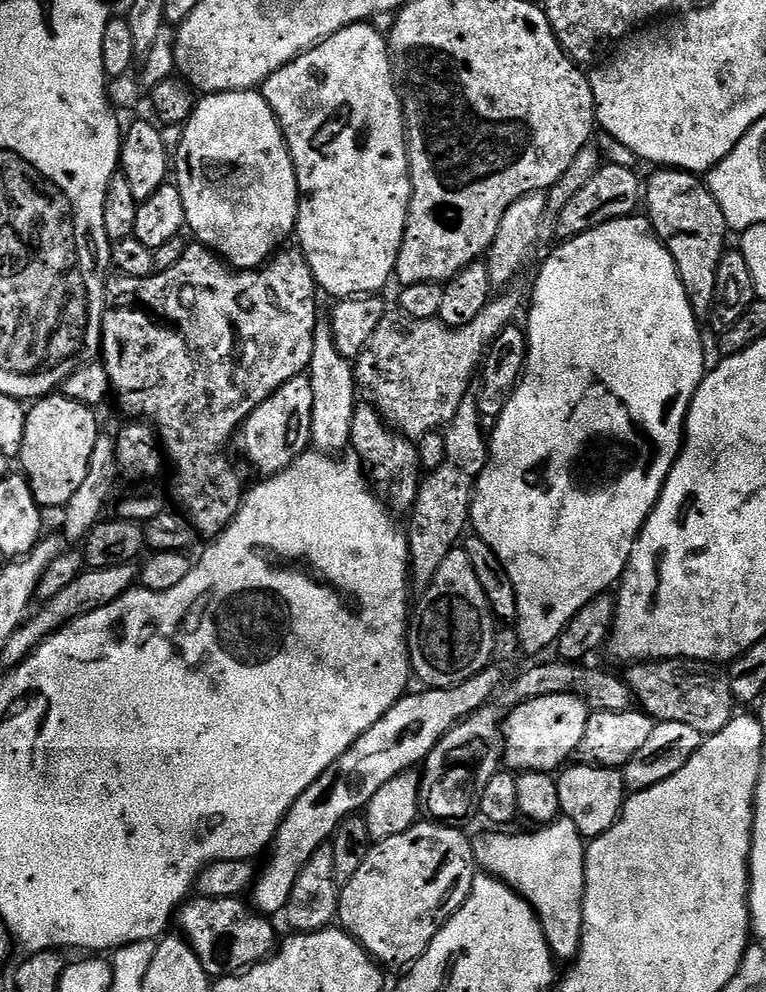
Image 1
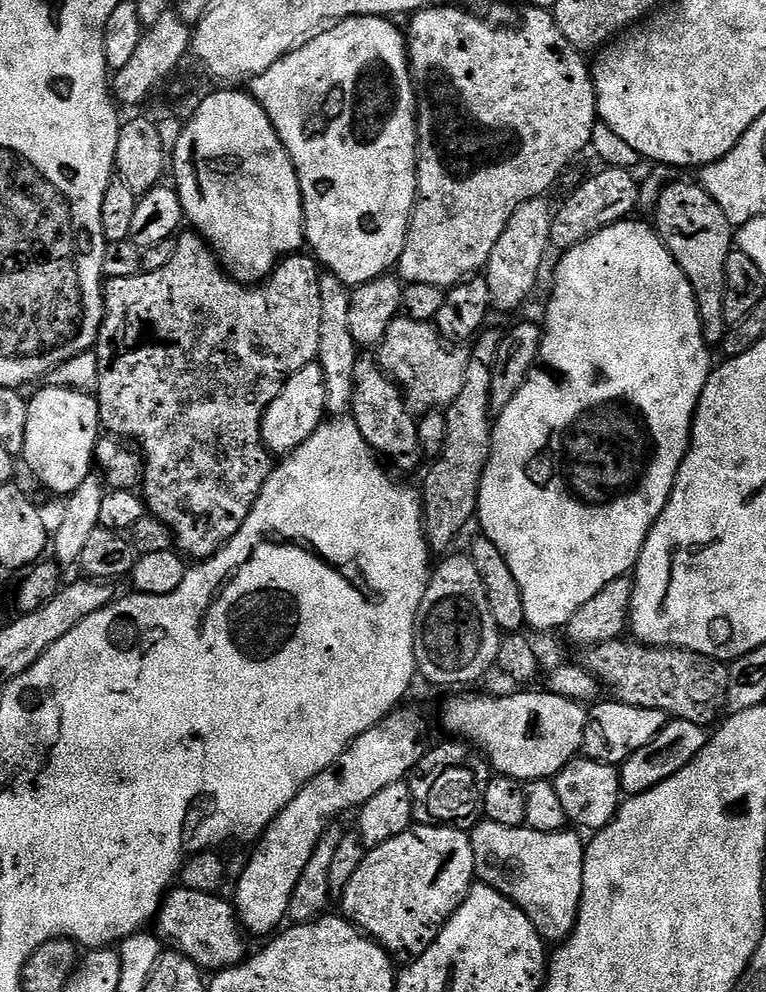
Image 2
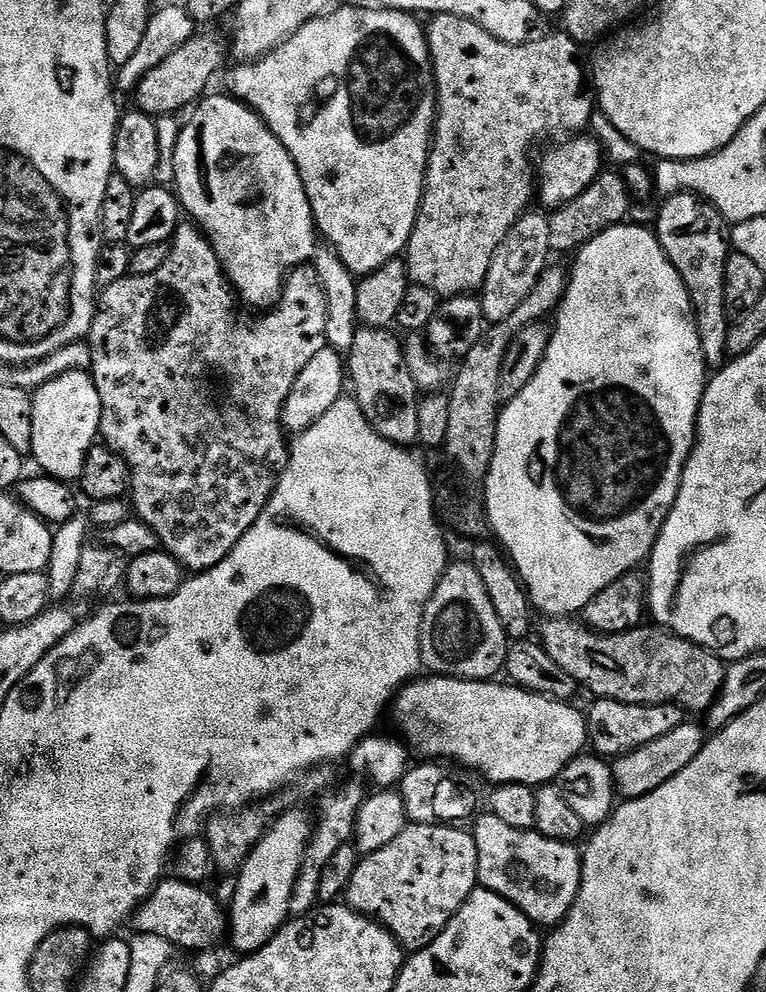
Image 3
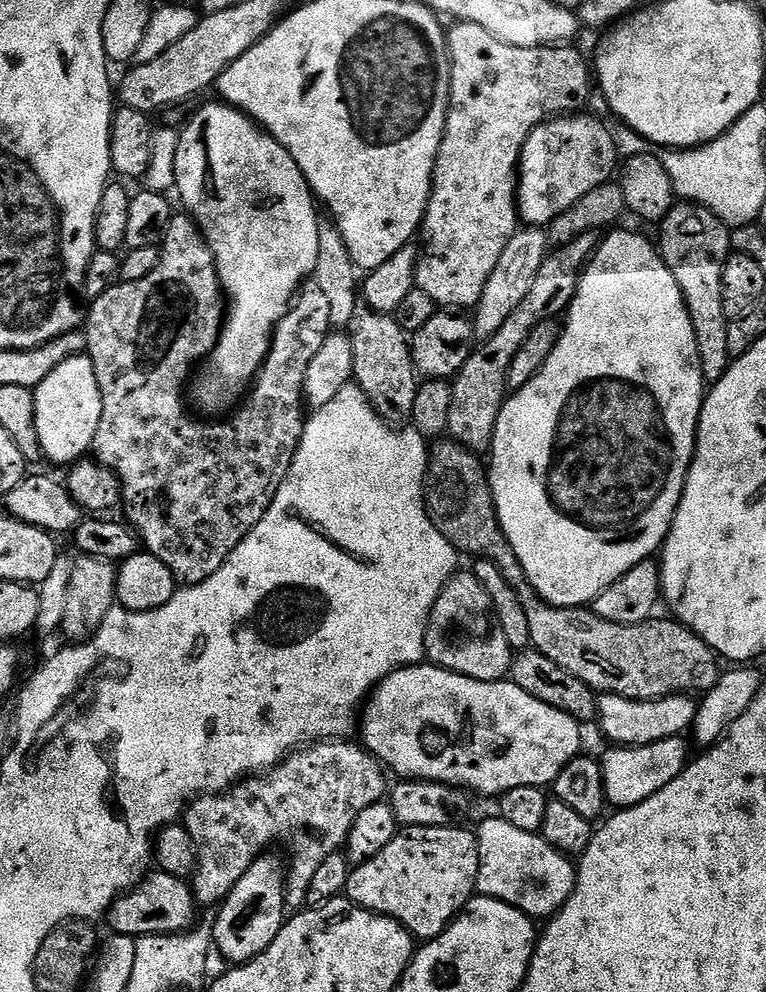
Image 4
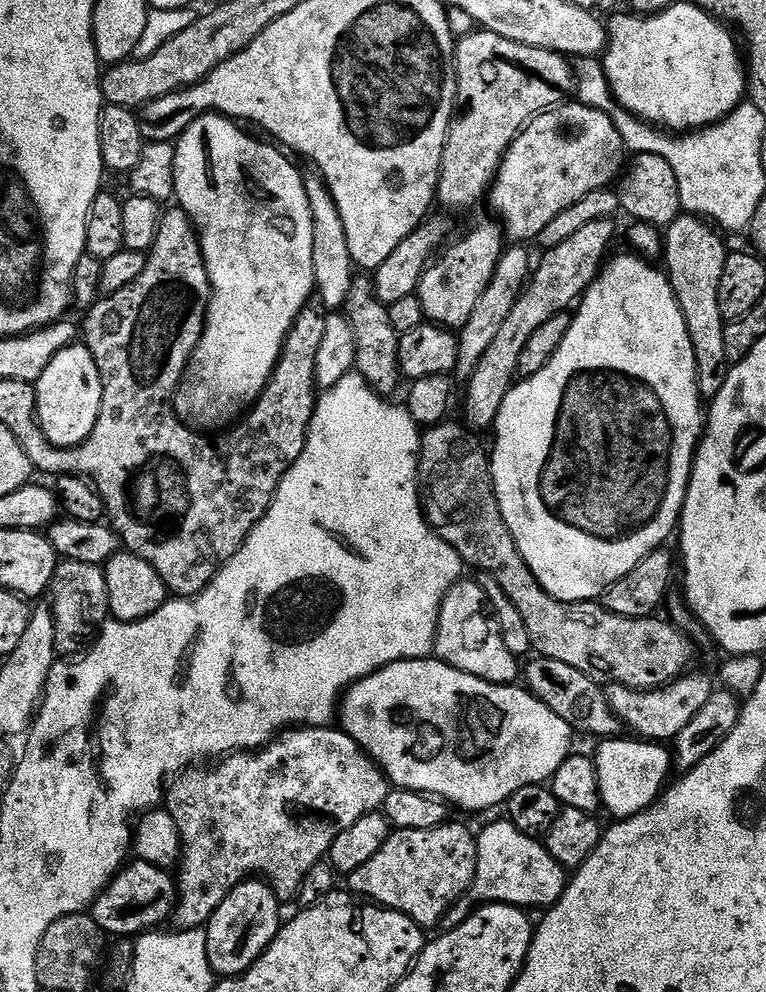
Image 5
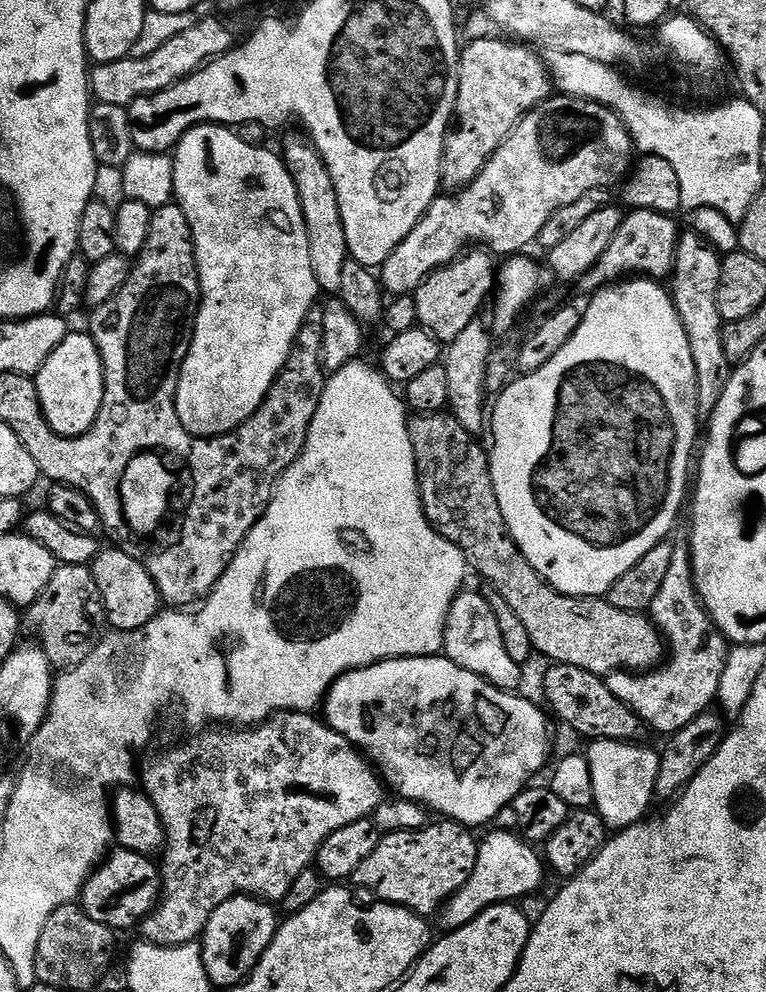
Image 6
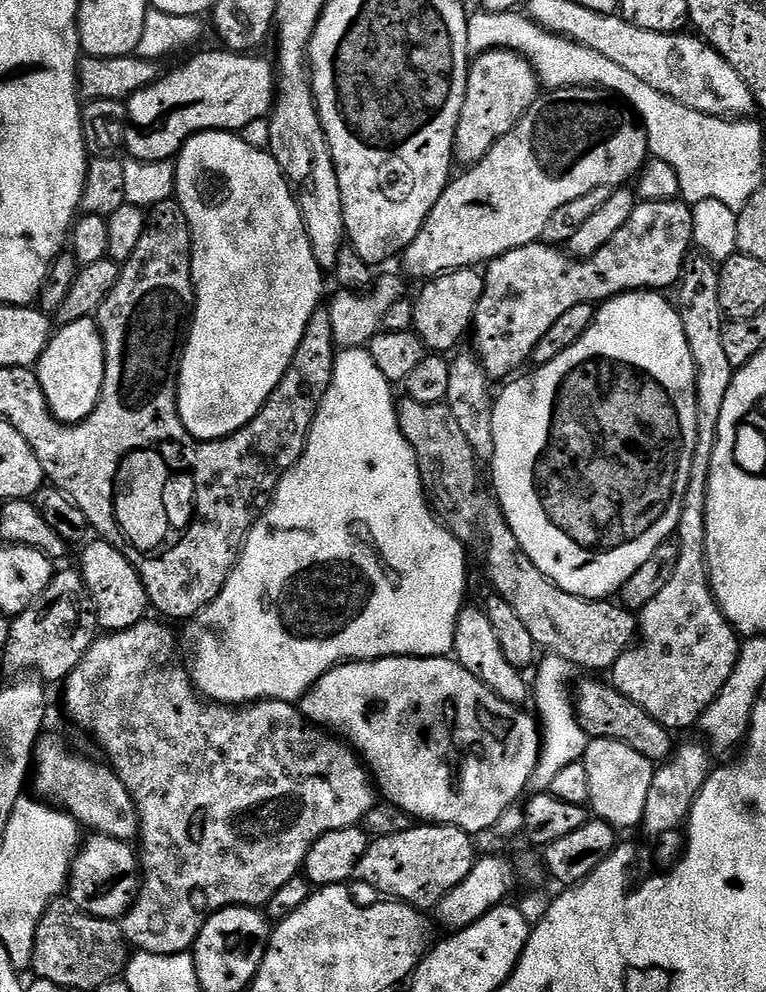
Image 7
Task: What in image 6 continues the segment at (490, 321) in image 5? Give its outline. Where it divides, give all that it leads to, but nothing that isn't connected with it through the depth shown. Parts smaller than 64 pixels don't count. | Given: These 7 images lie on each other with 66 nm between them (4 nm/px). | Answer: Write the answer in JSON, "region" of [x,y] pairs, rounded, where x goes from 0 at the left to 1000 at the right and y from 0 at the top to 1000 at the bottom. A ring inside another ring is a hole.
{"region":[[[627,321],[614,325],[614,329],[608,329],[608,333],[603,333],[603,337],[598,337],[598,341],[593,341],[590,346],[584,348],[577,359],[587,397],[584,414],[598,425],[603,425],[603,429],[608,429],[608,433],[614,439],[620,441],[628,439],[627,434],[631,431],[633,434],[640,423],[640,411],[638,408],[632,408],[632,399],[634,400],[637,392],[634,389],[637,367],[642,363],[645,354],[645,348],[642,348],[645,335],[633,324],[632,327],[631,322]]]}

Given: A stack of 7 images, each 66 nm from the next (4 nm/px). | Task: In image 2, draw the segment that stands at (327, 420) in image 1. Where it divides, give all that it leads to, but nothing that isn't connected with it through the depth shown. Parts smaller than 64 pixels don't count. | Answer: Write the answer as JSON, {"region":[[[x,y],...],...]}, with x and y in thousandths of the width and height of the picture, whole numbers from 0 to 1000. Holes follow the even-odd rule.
{"region":[[[432,276],[419,277],[420,288],[420,341],[415,366],[426,381],[426,409],[433,417],[449,417],[458,412],[462,393],[462,369],[467,362],[467,349],[457,337],[457,290]]]}

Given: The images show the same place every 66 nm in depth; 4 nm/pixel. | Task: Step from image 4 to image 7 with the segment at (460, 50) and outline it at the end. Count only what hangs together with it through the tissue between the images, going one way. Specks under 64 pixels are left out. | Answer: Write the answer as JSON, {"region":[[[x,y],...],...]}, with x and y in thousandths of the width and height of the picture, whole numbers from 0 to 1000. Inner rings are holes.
{"region":[[[644,50],[625,53],[611,70],[608,99],[595,128],[593,157],[606,167],[623,165],[642,148],[681,119],[702,96],[698,69],[678,52]],[[599,270],[563,279],[550,290],[554,291],[540,298],[538,330],[543,338],[564,357],[585,357],[599,352],[601,342],[612,338],[619,313],[624,310],[624,300],[629,300],[631,277],[621,270]]]}

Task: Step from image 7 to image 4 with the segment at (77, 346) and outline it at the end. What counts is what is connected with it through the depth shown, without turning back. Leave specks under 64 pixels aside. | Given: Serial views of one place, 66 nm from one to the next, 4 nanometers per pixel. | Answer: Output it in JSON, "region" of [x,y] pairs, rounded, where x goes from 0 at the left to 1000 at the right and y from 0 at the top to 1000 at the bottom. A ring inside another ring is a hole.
{"region":[[[115,358],[93,359],[86,361],[86,365],[81,365],[81,369],[70,369],[70,373],[65,373],[65,377],[60,377],[56,385],[44,392],[47,436],[56,463],[69,464],[73,468],[84,468],[82,470],[93,470],[101,464],[114,461],[123,446],[123,438],[128,433],[128,425],[133,421],[134,408],[136,396],[131,393],[125,374]]]}

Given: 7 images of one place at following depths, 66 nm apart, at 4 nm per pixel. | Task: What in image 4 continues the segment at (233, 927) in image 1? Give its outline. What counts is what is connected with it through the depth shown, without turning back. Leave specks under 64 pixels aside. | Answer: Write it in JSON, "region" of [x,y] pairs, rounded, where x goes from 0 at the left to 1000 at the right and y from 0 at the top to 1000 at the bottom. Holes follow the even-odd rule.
{"region":[[[198,877],[171,899],[158,903],[141,916],[138,928],[141,927],[142,936],[154,943],[176,946],[227,944],[247,939],[257,930],[256,918],[258,918],[256,904],[251,902],[251,893],[244,886]]]}

